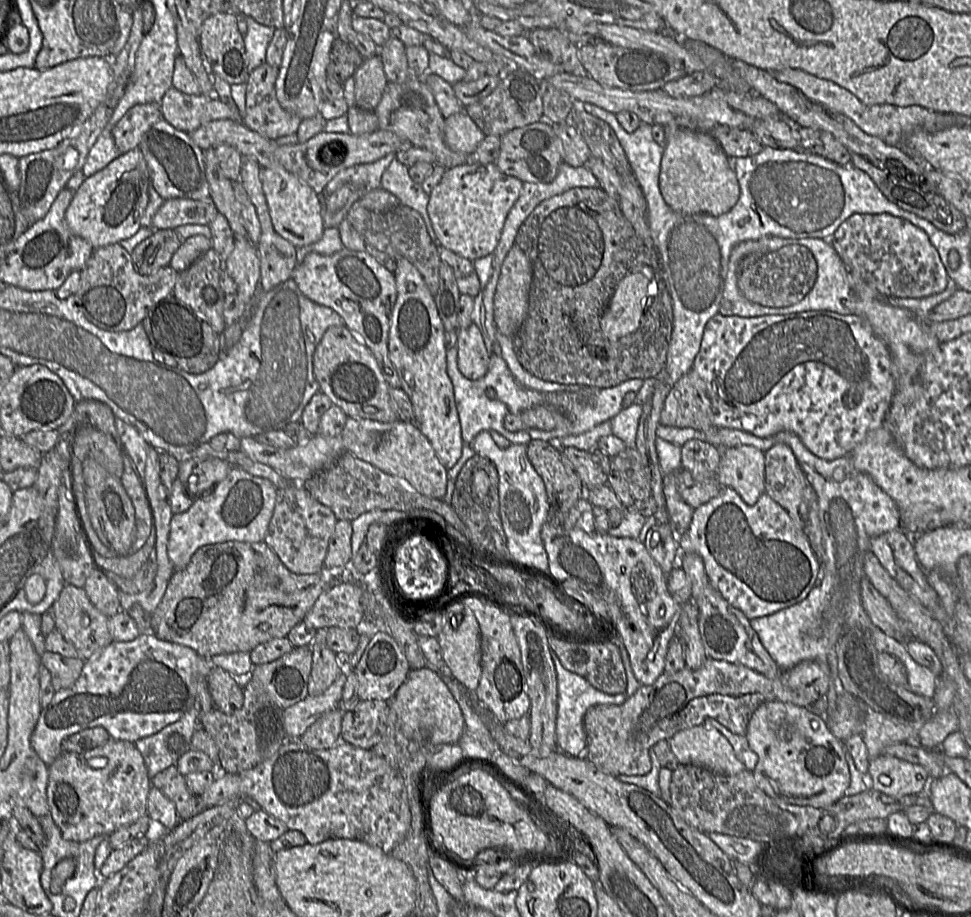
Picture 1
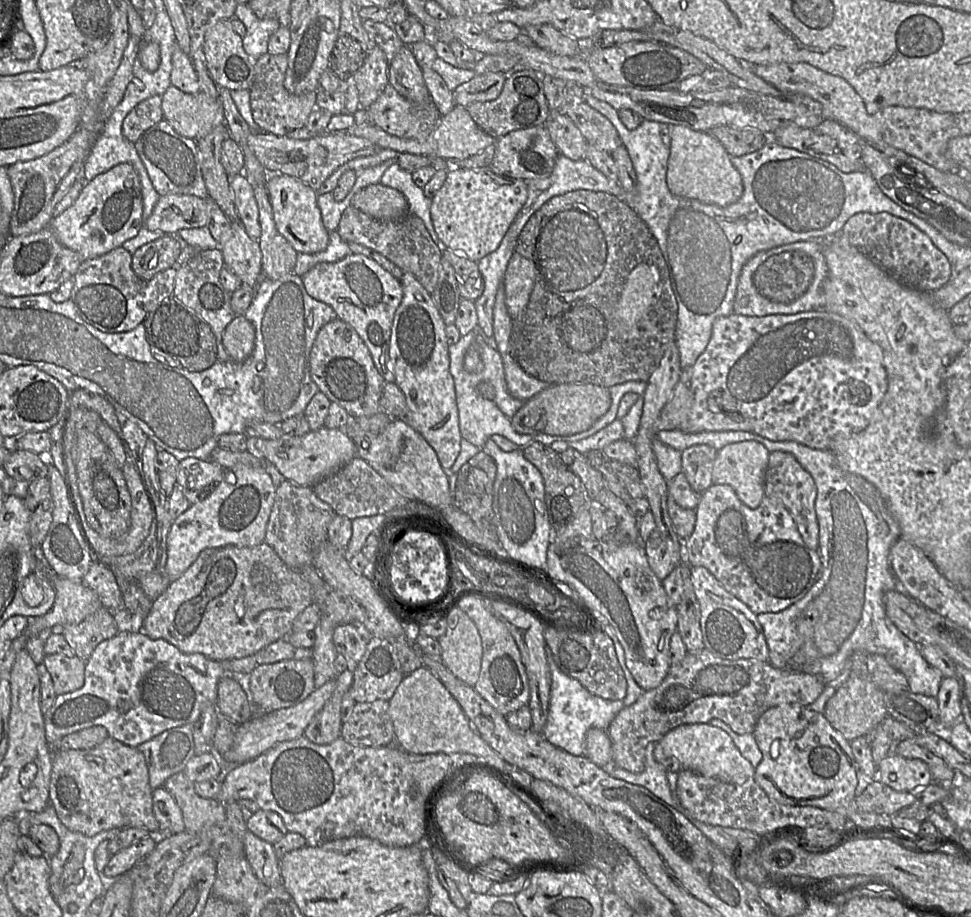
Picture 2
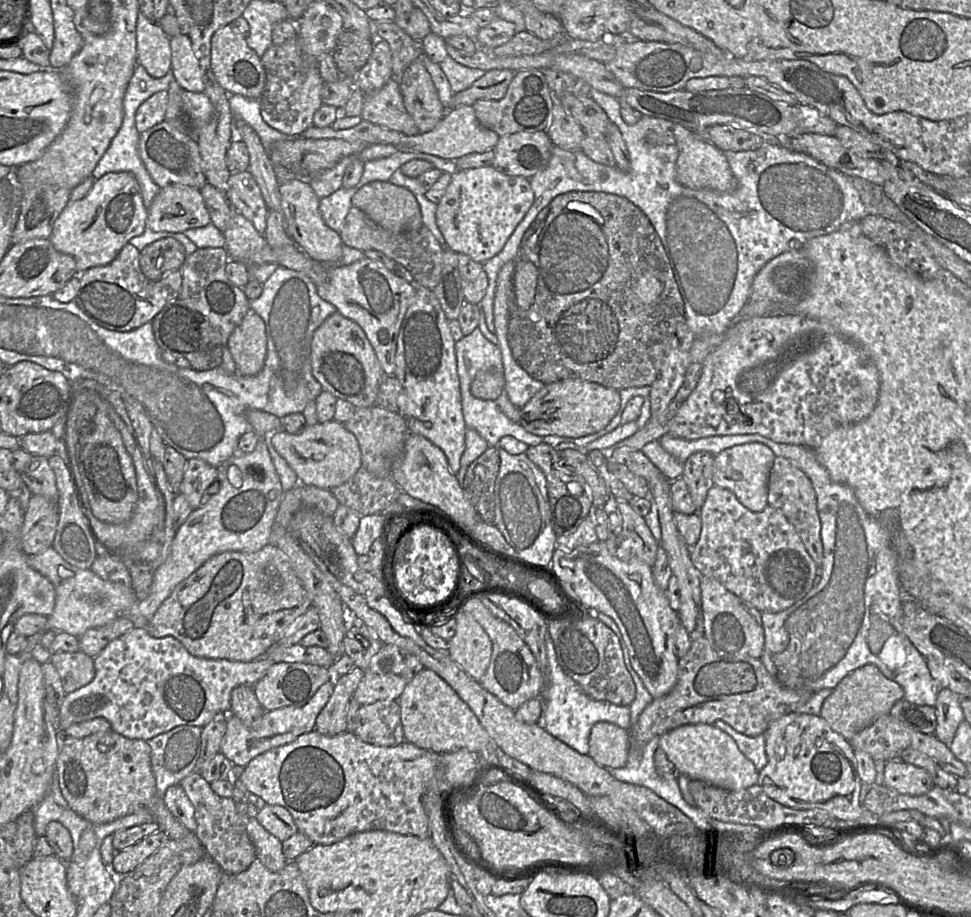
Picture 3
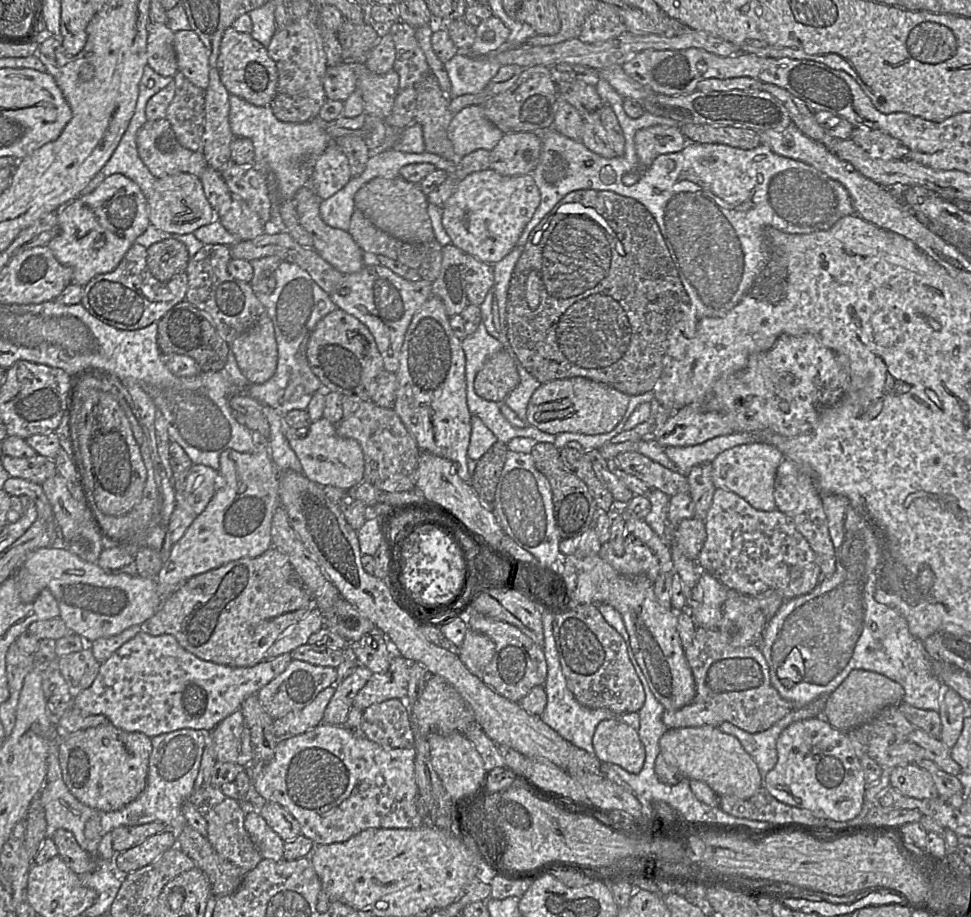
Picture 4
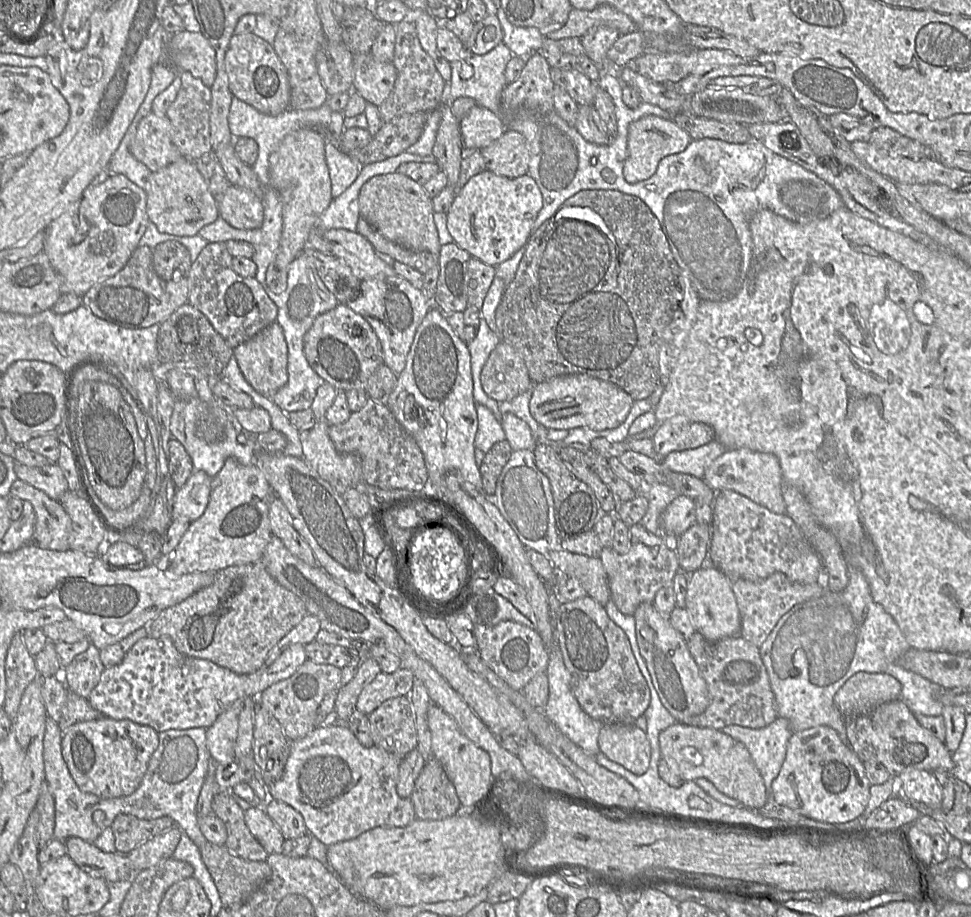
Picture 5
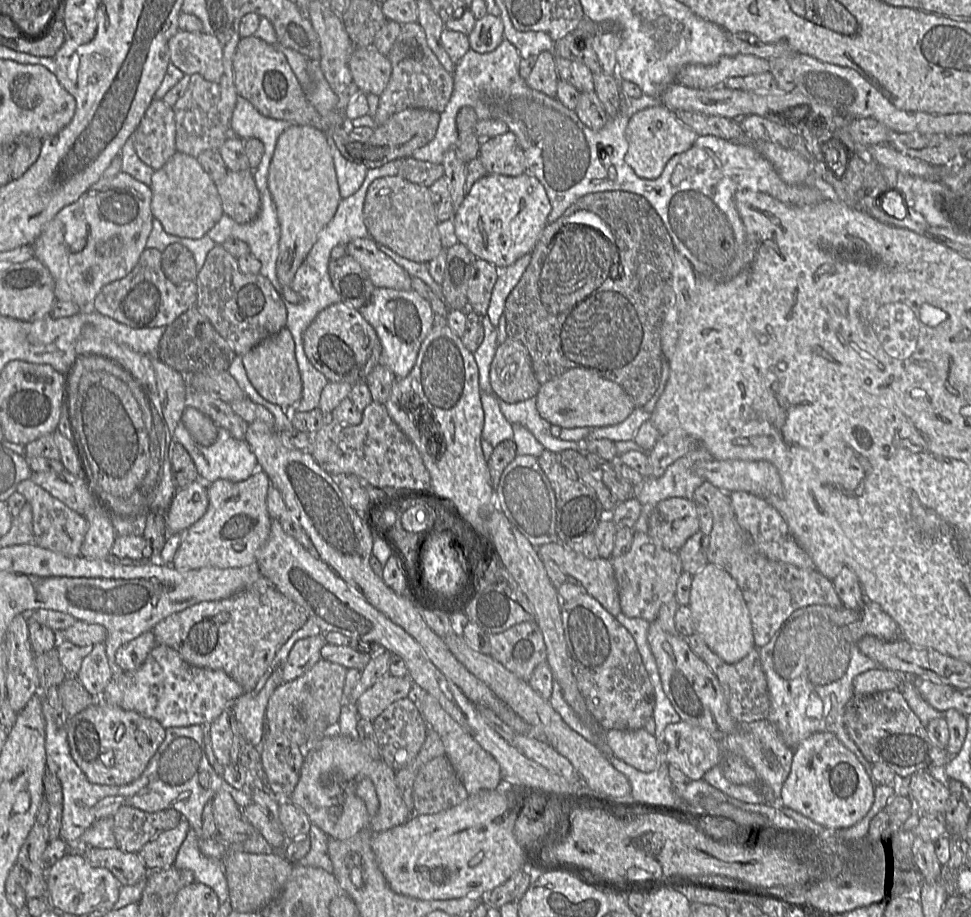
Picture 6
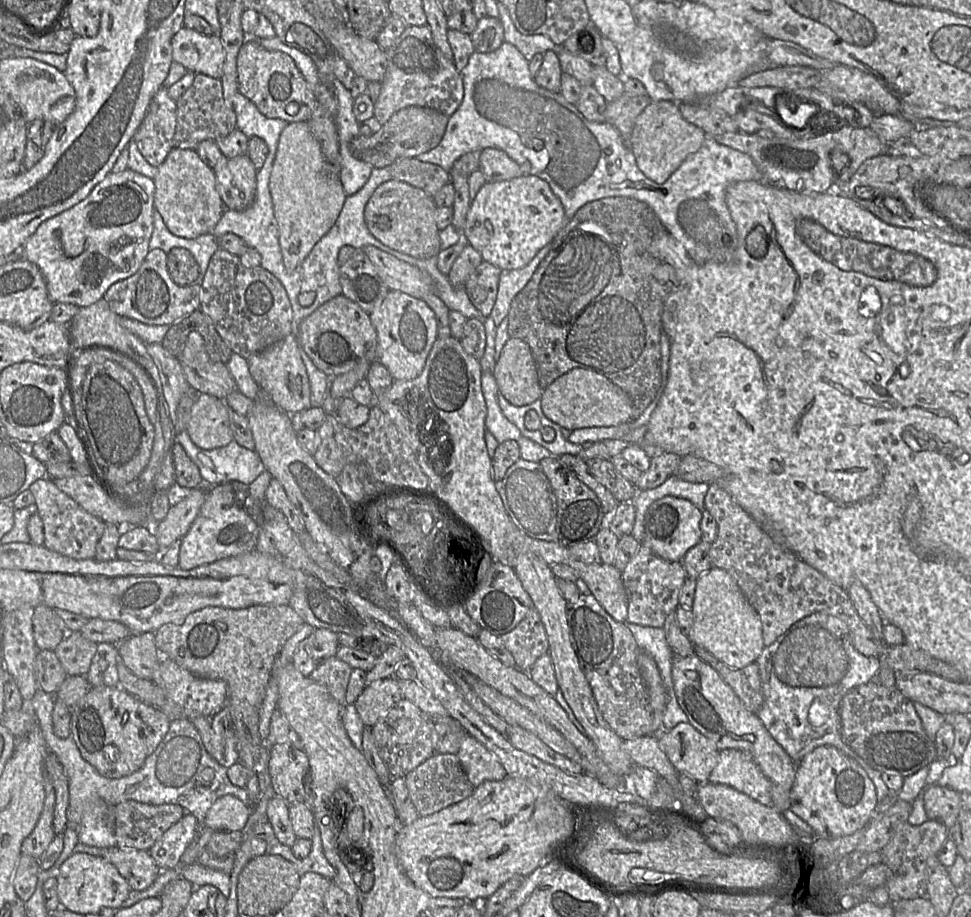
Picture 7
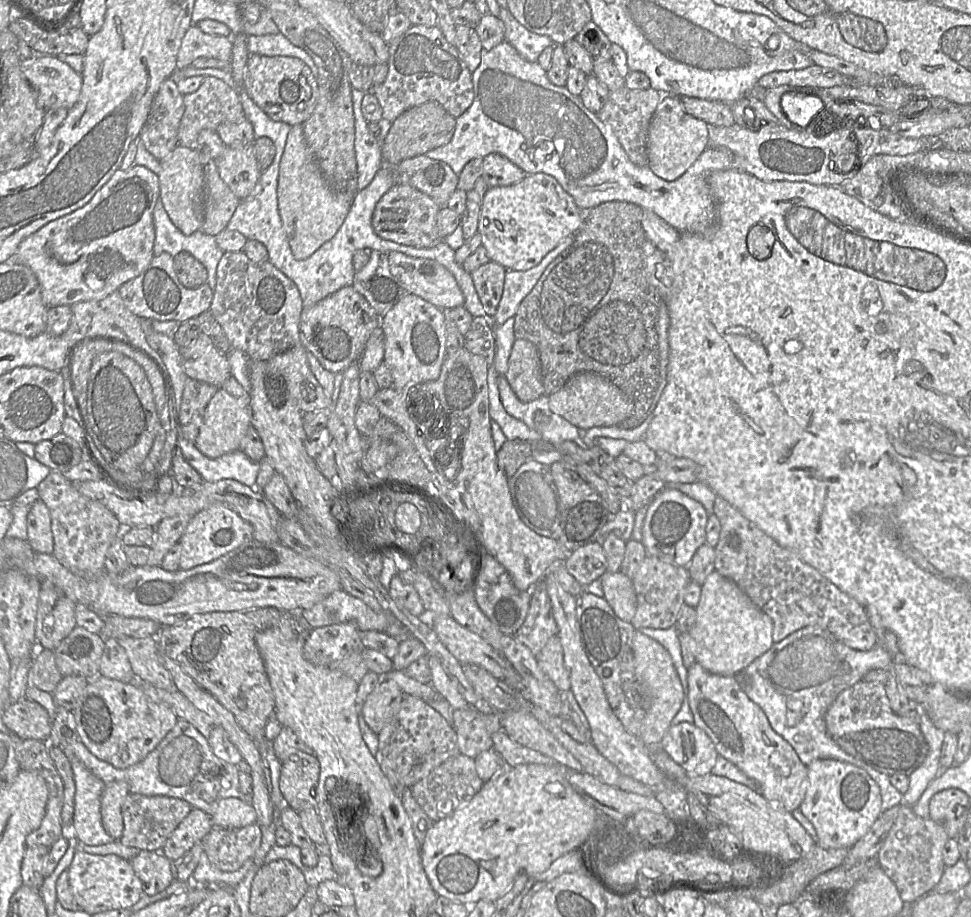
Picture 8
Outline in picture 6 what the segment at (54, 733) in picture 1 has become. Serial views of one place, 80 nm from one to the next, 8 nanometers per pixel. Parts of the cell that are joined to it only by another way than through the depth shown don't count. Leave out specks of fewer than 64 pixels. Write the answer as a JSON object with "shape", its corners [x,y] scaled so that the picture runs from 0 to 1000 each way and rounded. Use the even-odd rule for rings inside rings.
{"shape":[[[334,691],[307,698],[300,708],[291,728],[290,743],[299,744],[317,733],[331,720],[331,707],[336,702]],[[162,701],[142,731],[116,737],[103,762],[161,784],[172,795],[196,791],[214,792],[251,756],[249,748],[231,732],[199,726],[178,707]]]}

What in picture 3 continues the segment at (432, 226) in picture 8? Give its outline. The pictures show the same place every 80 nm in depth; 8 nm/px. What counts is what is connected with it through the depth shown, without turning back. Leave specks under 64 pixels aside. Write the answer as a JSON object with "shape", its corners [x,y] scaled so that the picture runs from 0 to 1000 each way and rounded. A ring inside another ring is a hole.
{"shape":[[[383,197],[372,204],[363,215],[363,225],[405,254],[436,246],[433,226],[425,210],[399,197]]]}

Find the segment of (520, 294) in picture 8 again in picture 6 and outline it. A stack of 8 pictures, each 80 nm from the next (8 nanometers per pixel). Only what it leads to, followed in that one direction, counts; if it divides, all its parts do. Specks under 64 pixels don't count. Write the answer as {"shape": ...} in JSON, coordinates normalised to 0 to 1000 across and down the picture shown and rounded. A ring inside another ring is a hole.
{"shape":[[[542,277],[527,289],[515,293],[516,296],[508,314],[502,339],[502,345],[510,357],[513,356],[515,346],[519,340],[520,329],[523,322],[535,308],[545,289],[546,284],[547,278]]]}

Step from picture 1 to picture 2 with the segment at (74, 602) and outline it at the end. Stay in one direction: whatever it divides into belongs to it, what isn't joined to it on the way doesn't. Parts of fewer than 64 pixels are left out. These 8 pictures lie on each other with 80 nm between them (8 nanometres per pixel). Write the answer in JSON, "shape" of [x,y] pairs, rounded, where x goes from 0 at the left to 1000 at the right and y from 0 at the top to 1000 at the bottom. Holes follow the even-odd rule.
{"shape":[[[105,662],[81,680],[64,684],[64,691],[77,710],[77,714],[90,720],[106,699],[123,690],[117,667]]]}

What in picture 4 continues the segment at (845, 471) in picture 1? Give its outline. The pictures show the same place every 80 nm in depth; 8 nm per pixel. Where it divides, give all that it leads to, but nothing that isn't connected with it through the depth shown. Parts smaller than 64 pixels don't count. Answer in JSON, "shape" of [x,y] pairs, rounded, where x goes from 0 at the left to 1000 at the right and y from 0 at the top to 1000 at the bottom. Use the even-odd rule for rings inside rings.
{"shape":[[[755,472],[730,479],[722,484],[706,487],[685,487],[684,493],[697,508],[697,515],[708,519],[712,511],[722,506],[732,506],[743,493],[759,485],[781,483],[781,474]],[[846,539],[846,546],[860,601],[861,622],[834,647],[809,654],[790,678],[784,696],[784,711],[792,728],[794,747],[818,773],[822,773],[846,759],[854,759],[876,732],[893,731],[928,747],[931,752],[930,767],[966,776],[968,758],[973,749],[962,736],[961,722],[950,700],[937,690],[933,675],[925,666],[900,652],[908,611],[905,585],[900,574],[870,541]]]}

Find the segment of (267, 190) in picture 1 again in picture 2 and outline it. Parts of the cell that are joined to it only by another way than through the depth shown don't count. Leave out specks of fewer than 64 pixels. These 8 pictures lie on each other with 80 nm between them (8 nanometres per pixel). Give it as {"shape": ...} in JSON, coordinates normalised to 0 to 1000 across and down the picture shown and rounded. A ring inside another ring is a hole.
{"shape":[[[277,189],[275,210],[280,225],[283,246],[307,276],[326,276],[339,265],[339,252],[332,242],[325,208],[313,198],[289,189]]]}

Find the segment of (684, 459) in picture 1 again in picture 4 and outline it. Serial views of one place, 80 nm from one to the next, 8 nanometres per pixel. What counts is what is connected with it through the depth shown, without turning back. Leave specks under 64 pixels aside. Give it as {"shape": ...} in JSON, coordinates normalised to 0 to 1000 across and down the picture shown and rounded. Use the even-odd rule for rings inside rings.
{"shape":[[[732,506],[714,509],[708,518],[708,522],[711,531],[710,540],[715,549],[716,564],[725,568],[737,533],[733,523]]]}

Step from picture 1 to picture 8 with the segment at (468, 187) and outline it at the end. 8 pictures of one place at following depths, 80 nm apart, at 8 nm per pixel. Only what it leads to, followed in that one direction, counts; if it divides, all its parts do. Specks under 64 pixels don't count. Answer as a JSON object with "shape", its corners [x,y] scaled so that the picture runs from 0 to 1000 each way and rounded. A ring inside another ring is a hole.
{"shape":[[[560,189],[543,190],[529,202],[504,205],[496,219],[491,254],[495,256],[495,268],[501,272],[505,285],[517,289],[522,296],[543,296],[596,249],[602,231],[571,193]]]}

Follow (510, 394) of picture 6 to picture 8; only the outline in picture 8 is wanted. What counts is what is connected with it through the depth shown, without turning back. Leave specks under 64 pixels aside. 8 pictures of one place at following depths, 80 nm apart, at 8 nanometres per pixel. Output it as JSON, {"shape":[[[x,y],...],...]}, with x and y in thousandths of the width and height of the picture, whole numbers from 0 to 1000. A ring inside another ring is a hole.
{"shape":[[[530,371],[519,410],[538,438],[547,438],[561,430],[555,383],[544,371]]]}

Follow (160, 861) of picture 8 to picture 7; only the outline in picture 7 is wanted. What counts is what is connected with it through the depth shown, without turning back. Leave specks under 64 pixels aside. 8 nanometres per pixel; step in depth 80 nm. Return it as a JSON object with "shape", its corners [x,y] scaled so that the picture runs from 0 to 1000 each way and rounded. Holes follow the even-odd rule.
{"shape":[[[118,923],[110,925],[105,935],[120,947],[137,971],[152,968],[166,951],[152,927]]]}

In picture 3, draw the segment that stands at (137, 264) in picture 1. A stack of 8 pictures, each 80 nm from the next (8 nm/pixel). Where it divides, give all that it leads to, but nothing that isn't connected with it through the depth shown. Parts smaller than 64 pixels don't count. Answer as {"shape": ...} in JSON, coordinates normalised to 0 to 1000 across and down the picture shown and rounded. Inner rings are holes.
{"shape":[[[168,260],[144,274],[144,293],[150,303],[163,306],[173,297],[184,294],[192,279],[185,264],[178,260]]]}

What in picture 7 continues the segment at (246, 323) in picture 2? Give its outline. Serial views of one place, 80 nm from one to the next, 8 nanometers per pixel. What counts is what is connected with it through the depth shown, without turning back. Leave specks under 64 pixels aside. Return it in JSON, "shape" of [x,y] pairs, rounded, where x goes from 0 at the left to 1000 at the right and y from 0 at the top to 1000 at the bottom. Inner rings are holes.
{"shape":[[[298,364],[277,379],[253,391],[256,406],[270,425],[290,448],[302,451],[320,445],[319,418],[310,391],[306,369]]]}

